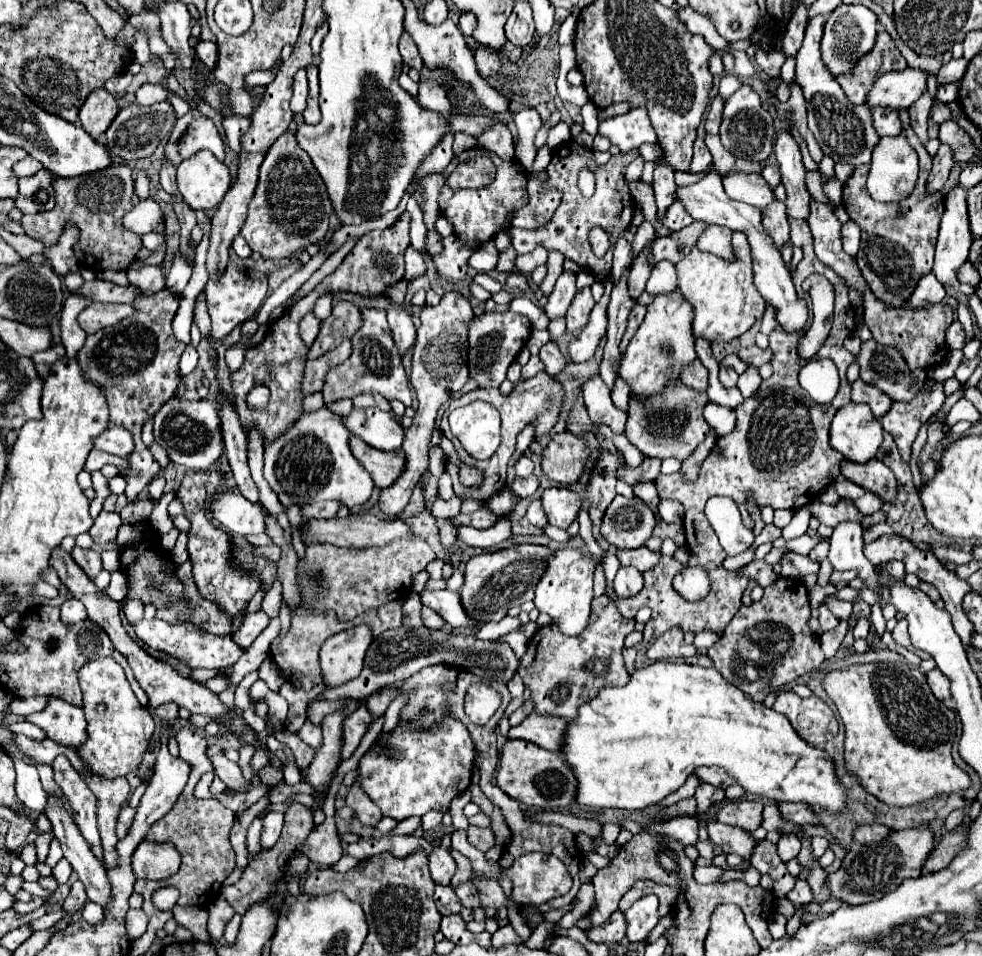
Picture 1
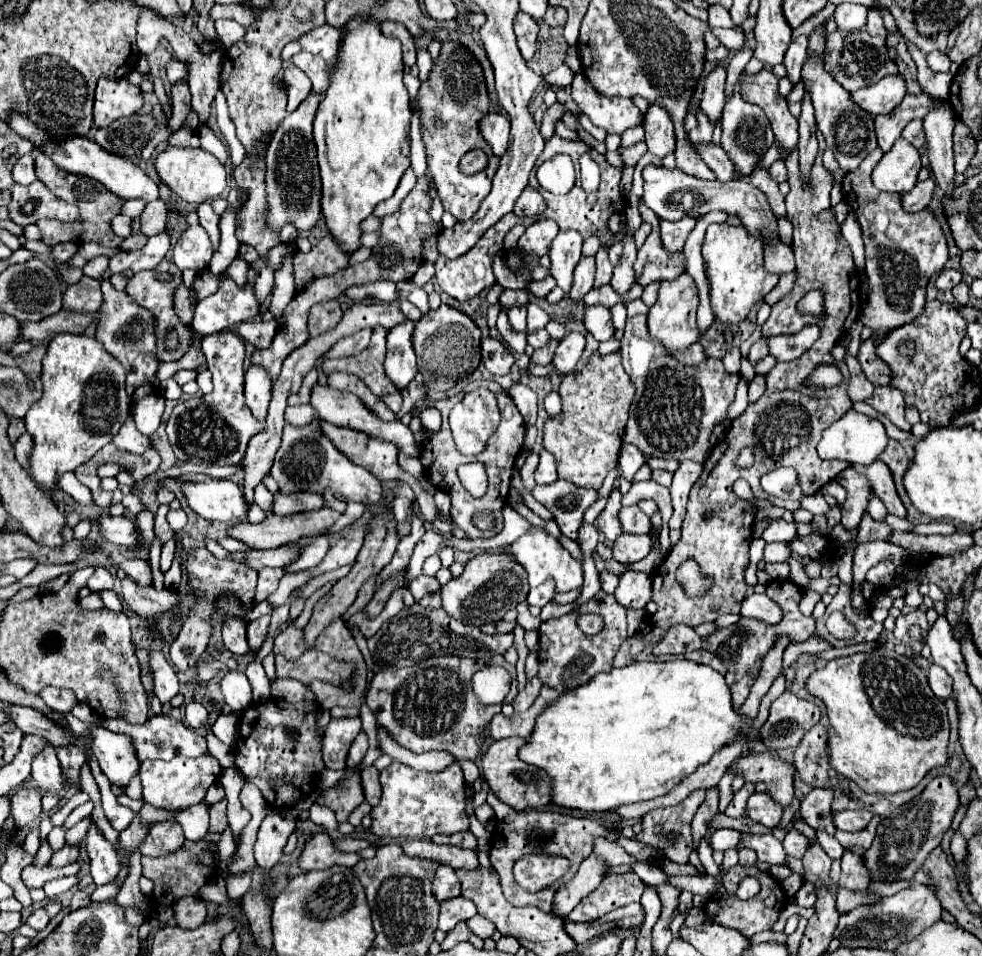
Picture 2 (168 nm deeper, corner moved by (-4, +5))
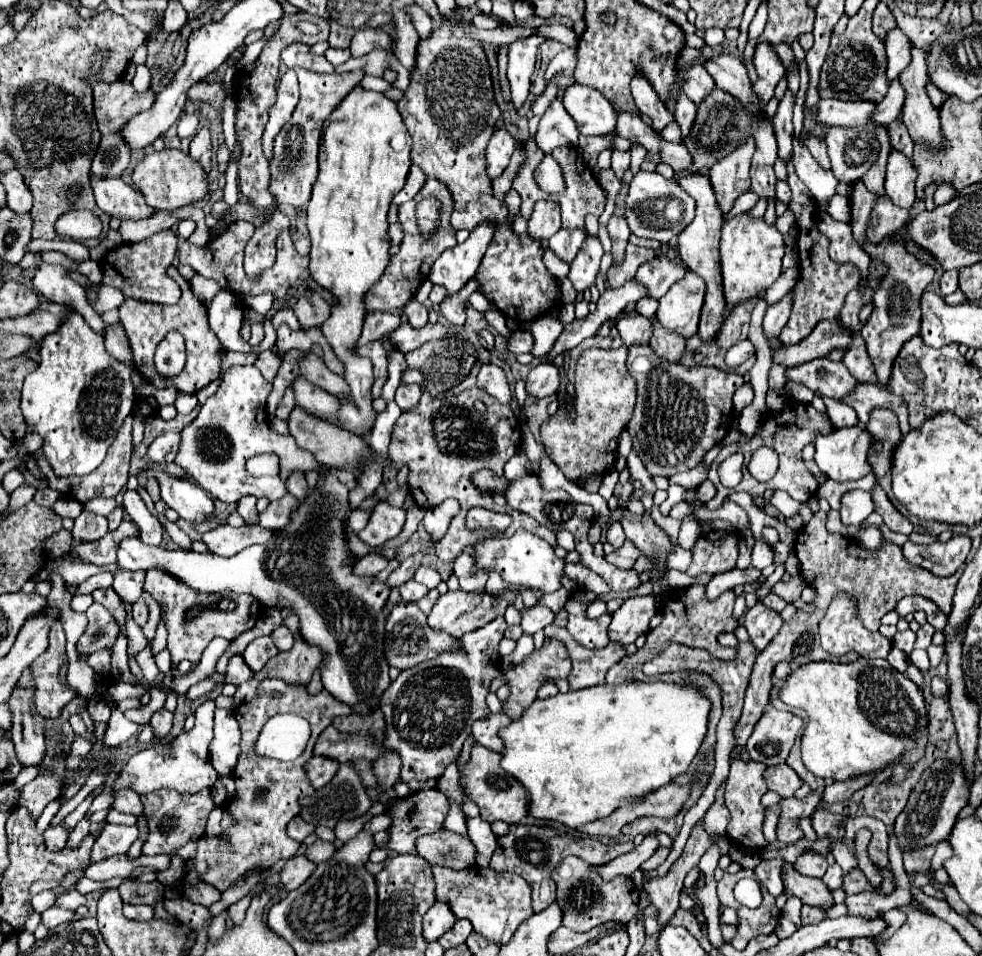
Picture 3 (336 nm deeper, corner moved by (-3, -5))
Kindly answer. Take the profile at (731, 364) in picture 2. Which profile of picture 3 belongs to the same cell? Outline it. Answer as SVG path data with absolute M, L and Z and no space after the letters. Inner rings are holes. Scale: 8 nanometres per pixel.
M741 341L741 343L737 343L735 347L731 347L731 349L727 351L725 363L727 363L729 369L735 369L735 367L739 367L741 363L745 363L753 353L755 353L755 347L751 345L751 341Z

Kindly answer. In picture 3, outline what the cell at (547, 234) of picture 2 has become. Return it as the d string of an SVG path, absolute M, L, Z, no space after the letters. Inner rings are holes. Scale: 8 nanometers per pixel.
M537 201L533 215L529 219L529 237L535 241L547 241L561 229L561 219L555 201Z

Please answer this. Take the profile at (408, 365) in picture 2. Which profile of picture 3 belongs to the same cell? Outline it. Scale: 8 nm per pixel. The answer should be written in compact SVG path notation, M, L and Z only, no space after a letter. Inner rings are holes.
M401 385L395 393L395 403L401 407L401 411L409 411L419 403L421 397L421 387L419 385Z

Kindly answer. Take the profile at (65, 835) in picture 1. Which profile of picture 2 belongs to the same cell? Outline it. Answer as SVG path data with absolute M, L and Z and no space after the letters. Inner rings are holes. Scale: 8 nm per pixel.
M50 743L32 759L32 777L38 785L40 791L50 791L50 789L60 789L62 787L62 769L56 757L56 751Z

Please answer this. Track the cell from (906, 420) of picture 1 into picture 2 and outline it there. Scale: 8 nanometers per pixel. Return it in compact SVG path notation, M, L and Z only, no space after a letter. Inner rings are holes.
M876 387L874 397L868 401L870 407L874 407L878 413L888 417L898 429L910 431L910 423L904 417L904 397L898 389L894 387Z

